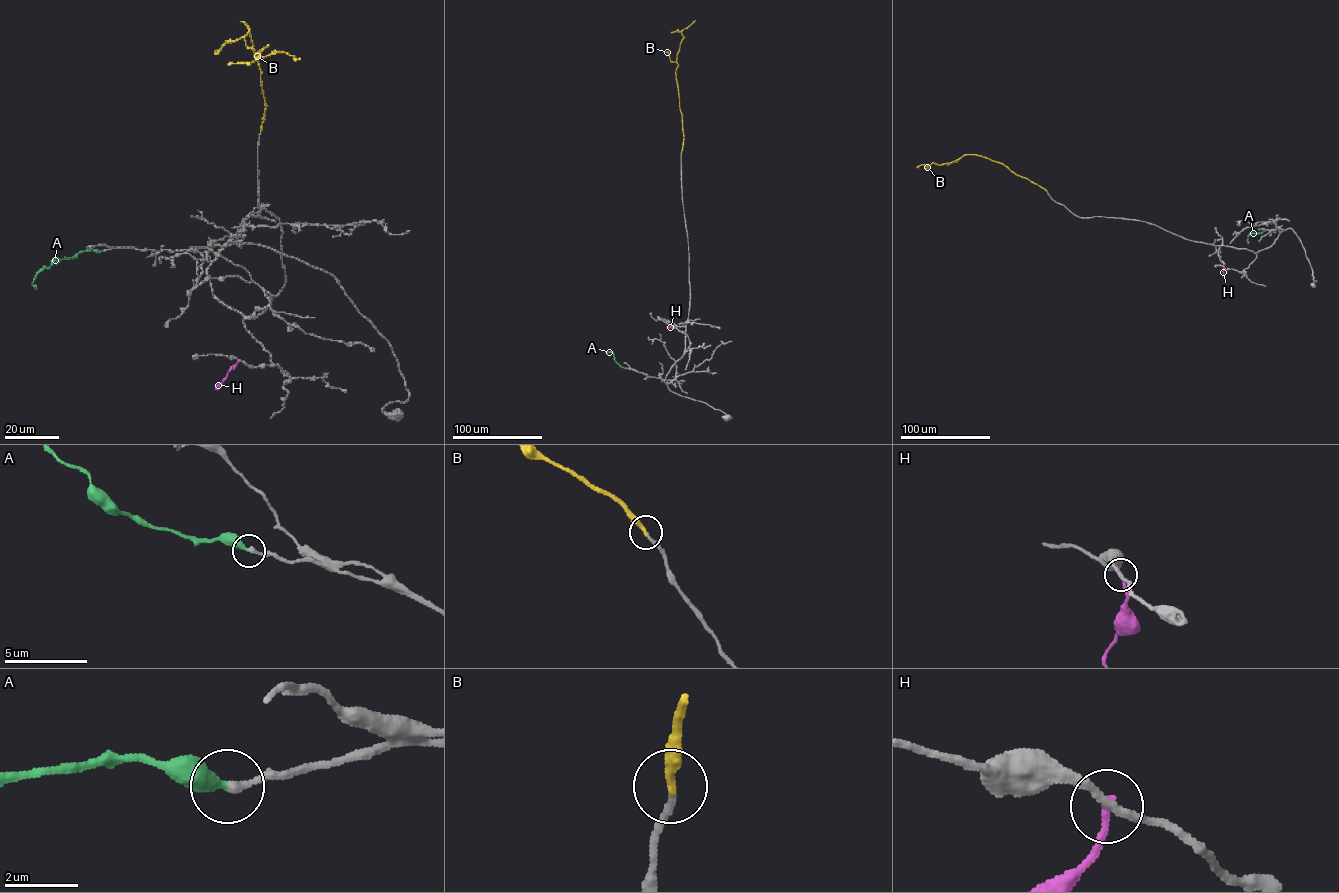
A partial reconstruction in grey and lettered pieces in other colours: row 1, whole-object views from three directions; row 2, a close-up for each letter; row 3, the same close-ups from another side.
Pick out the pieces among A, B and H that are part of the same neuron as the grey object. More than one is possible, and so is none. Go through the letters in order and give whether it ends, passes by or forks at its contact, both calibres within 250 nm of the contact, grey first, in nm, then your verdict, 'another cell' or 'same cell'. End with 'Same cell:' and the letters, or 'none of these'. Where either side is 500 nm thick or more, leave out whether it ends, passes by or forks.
A: it ends; calibres 240 and 360 nm; same cell
B: it ends; calibres 180 and 280 nm; same cell
H: it ends; calibres 200 and 200 nm; another cell
Same cell: A, B

